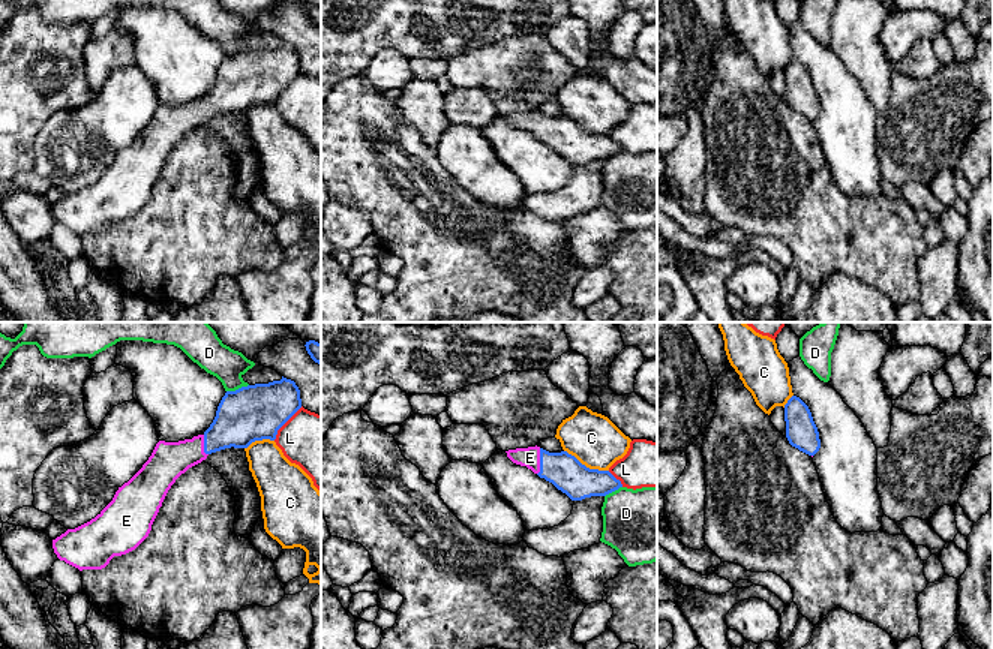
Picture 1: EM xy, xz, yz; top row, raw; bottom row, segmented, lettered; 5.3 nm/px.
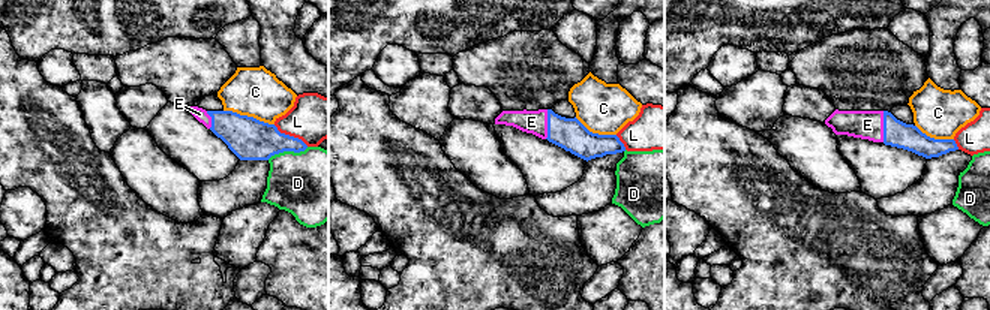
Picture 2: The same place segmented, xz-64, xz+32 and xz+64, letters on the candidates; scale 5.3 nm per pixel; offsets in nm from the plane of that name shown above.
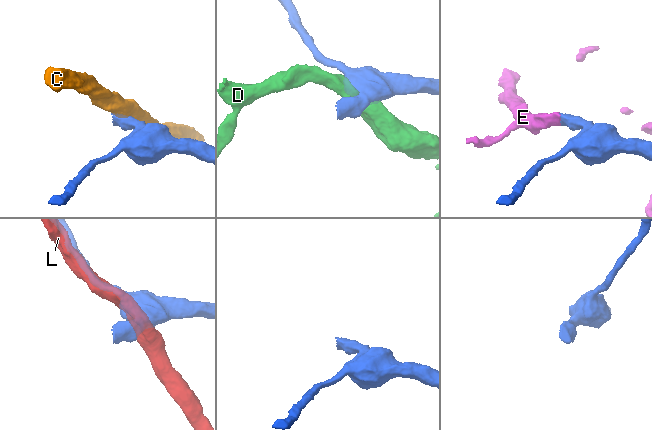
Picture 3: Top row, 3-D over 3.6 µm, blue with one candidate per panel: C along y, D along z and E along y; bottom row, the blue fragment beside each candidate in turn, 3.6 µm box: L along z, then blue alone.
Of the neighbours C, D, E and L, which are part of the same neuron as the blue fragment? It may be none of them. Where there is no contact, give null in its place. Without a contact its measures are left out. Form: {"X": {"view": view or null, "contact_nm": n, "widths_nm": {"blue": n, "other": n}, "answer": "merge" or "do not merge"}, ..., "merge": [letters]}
{"C": {"view": "xz", "contact_nm": 260, "widths_nm": {"blue": 190, "other": 280}, "answer": "do not merge"}, "D": {"view": "xy", "contact_nm": 130, "widths_nm": {"blue": 300, "other": 180}, "answer": "do not merge"}, "E": {"view": "xz", "contact_nm": 140, "widths_nm": {"blue": 190, "other": 110}, "answer": "merge"}, "L": {"view": "xy", "contact_nm": 240, "widths_nm": {"blue": 300, "other": 320}, "answer": "do not merge"}, "merge": ["E"]}

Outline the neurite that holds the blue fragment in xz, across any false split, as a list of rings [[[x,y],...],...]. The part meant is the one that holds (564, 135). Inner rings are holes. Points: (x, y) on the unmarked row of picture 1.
[[[536,109],[506,117],[513,127],[526,130],[572,165],[606,160],[622,151],[621,145],[609,135],[590,133],[567,115],[549,117]]]

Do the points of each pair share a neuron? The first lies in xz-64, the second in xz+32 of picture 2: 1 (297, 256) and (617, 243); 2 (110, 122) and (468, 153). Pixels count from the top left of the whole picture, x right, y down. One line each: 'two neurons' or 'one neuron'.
1: two neurons
2: two neurons

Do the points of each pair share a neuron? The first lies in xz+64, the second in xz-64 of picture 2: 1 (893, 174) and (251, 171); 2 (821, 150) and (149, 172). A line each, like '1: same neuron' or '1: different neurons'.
1: different neurons
2: same neuron

